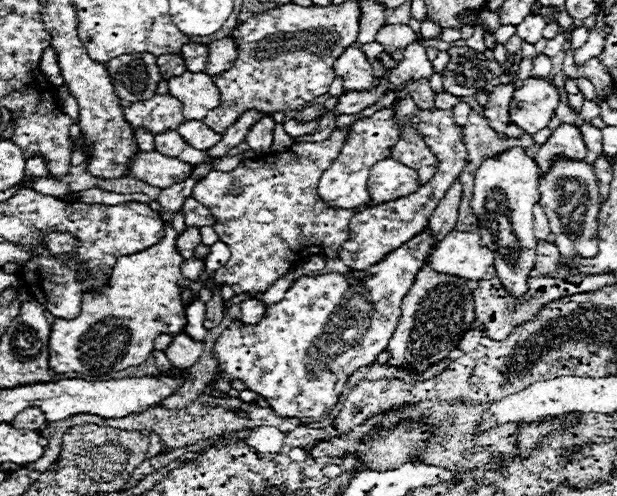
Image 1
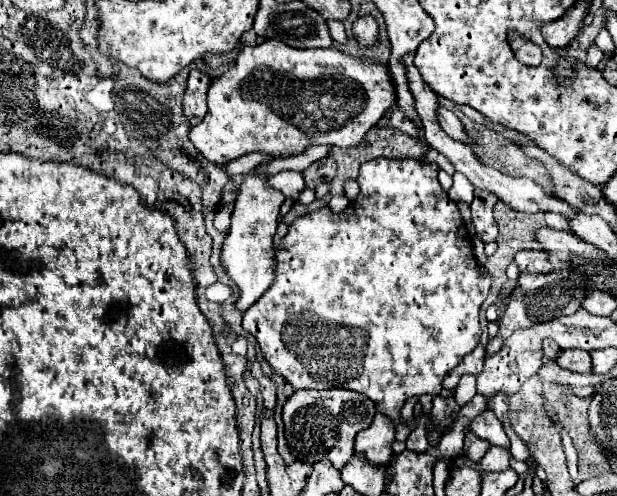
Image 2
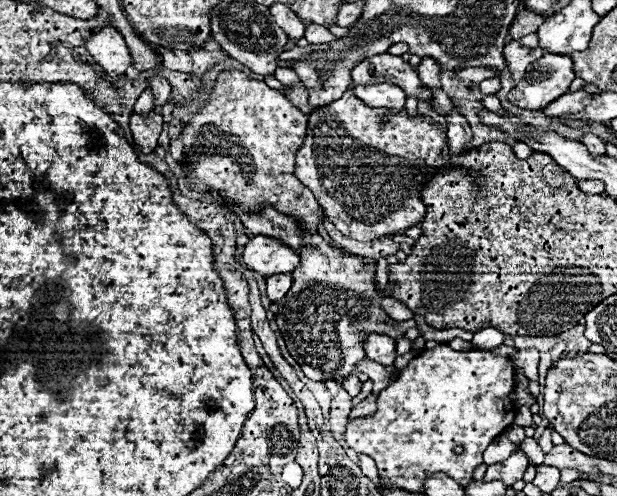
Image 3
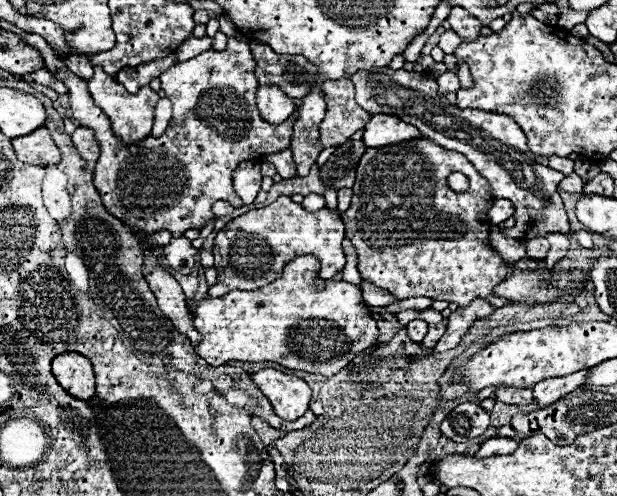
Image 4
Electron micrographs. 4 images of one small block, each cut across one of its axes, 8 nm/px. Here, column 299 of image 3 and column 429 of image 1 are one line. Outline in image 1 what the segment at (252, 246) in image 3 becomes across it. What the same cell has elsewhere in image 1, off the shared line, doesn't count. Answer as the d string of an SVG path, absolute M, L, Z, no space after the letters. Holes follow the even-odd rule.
M452 230L426 258L440 274L482 280L494 266L494 254L480 244L480 234Z

